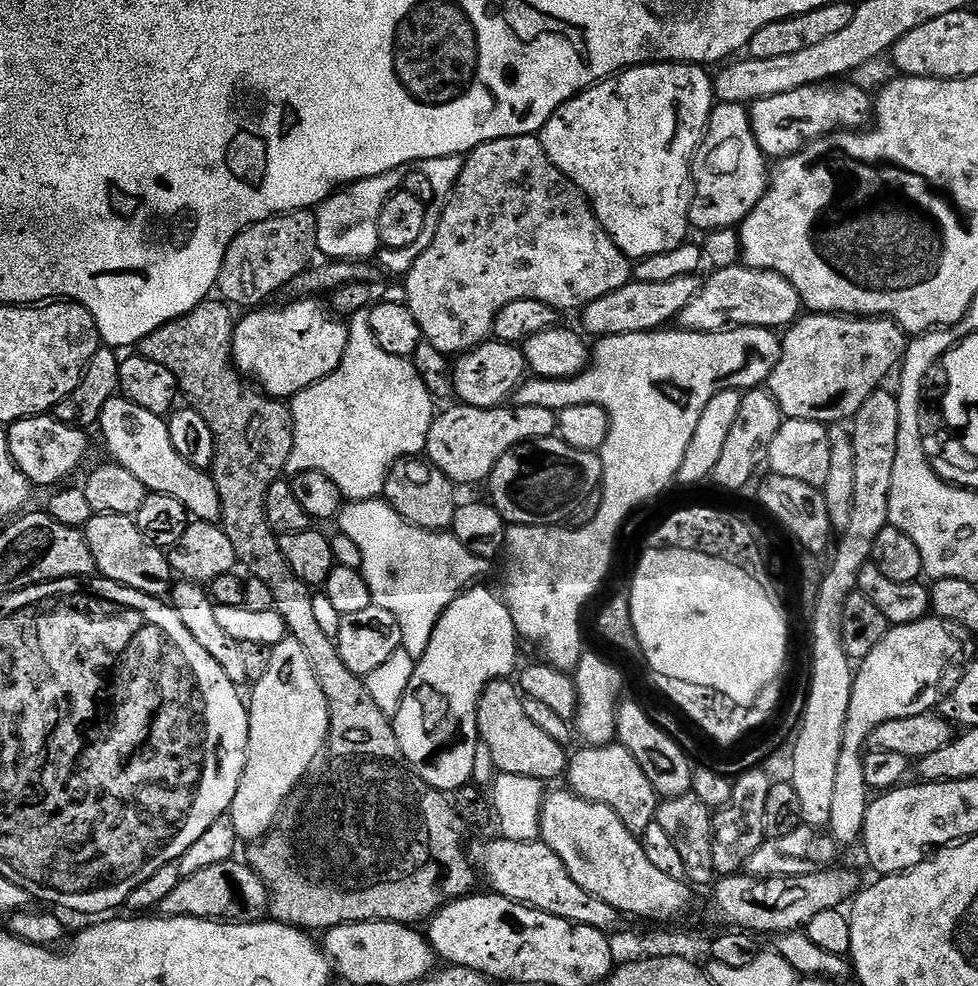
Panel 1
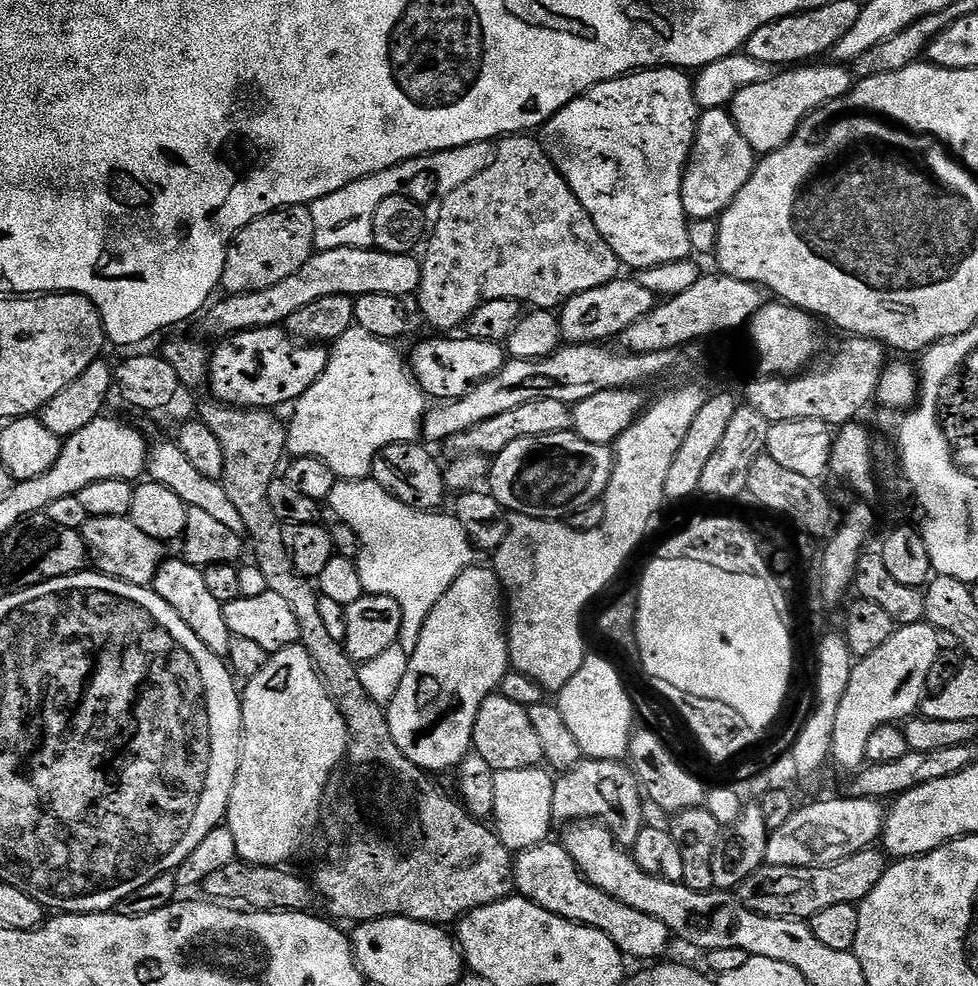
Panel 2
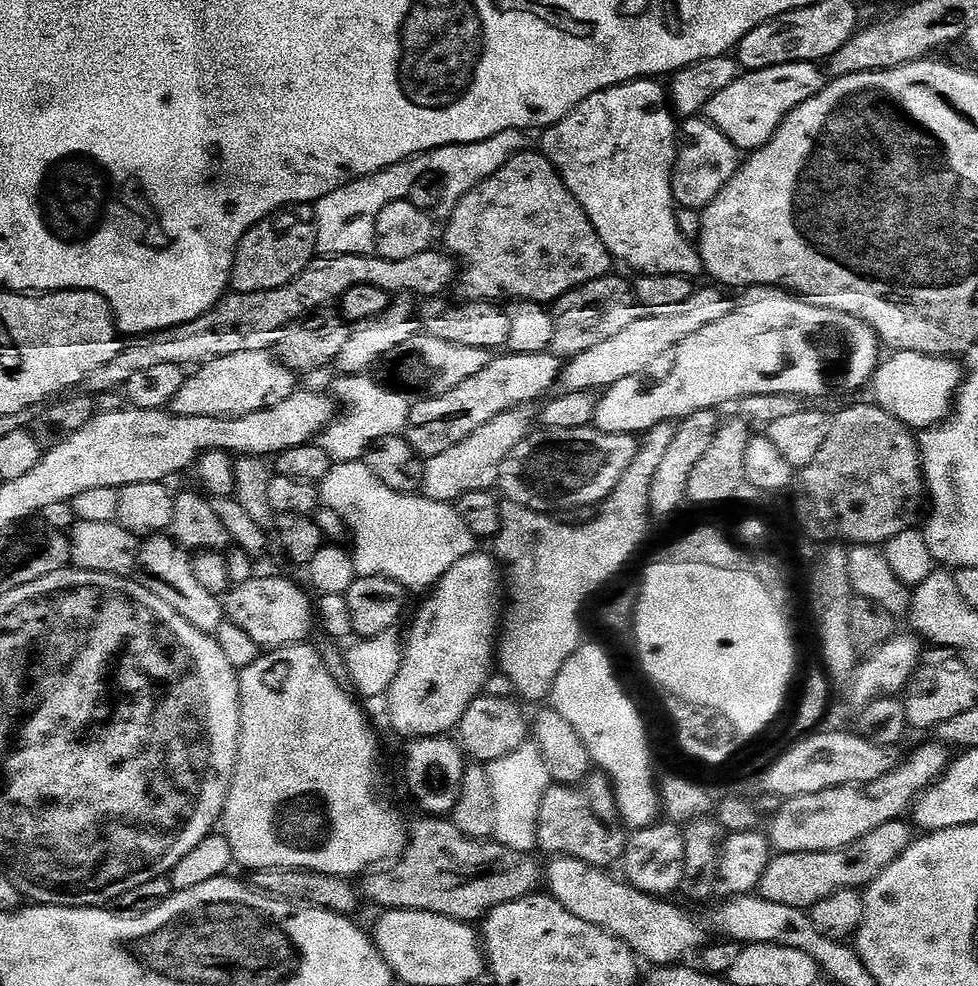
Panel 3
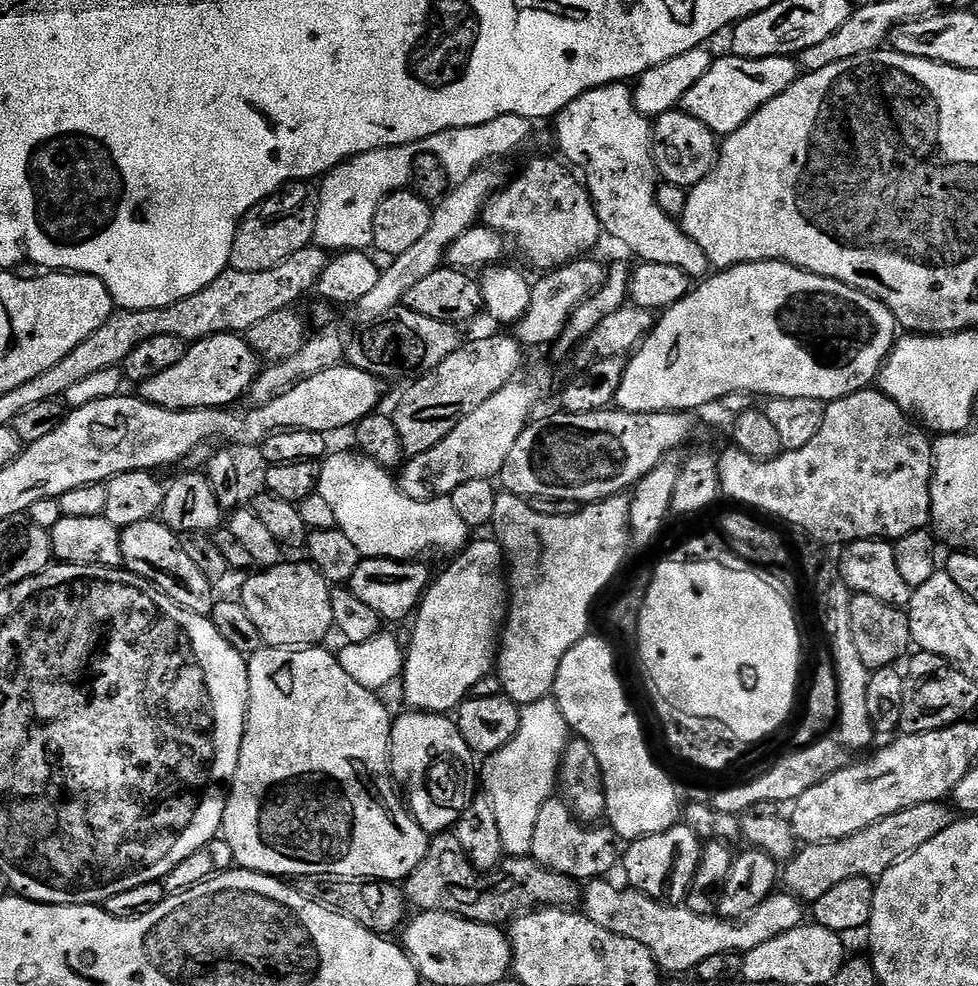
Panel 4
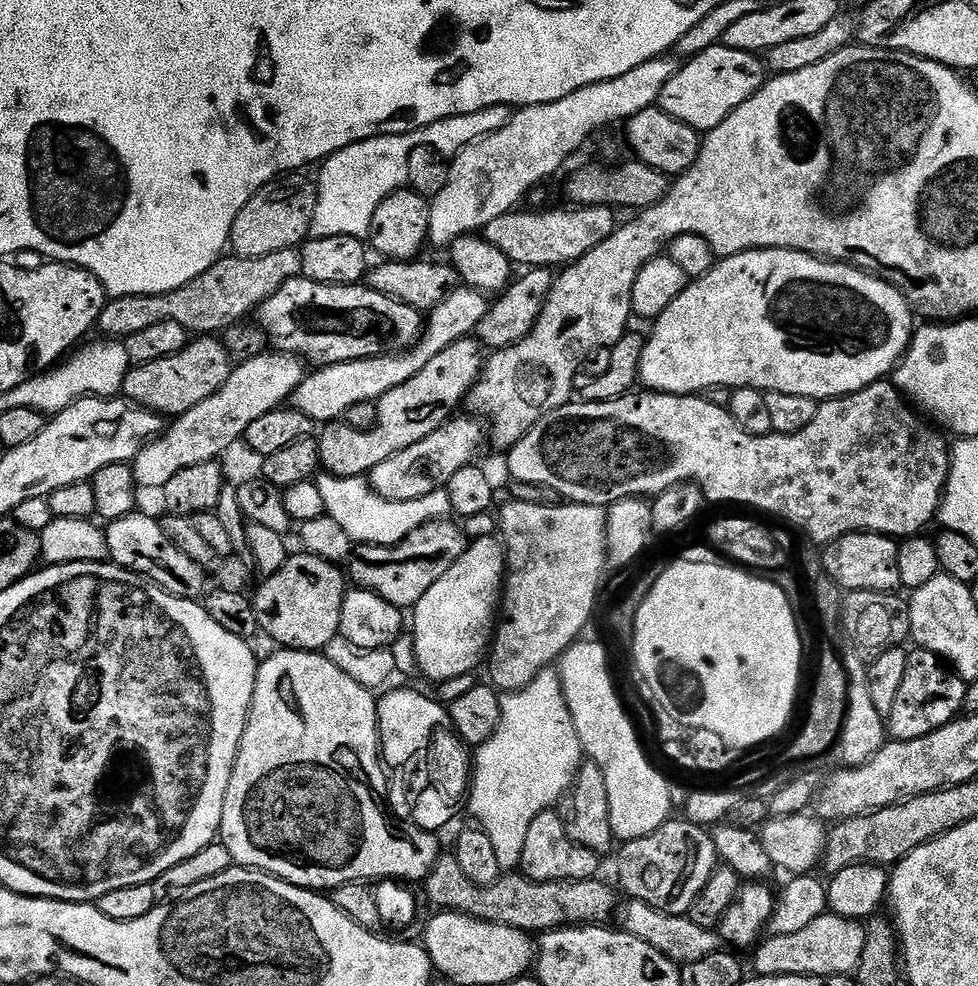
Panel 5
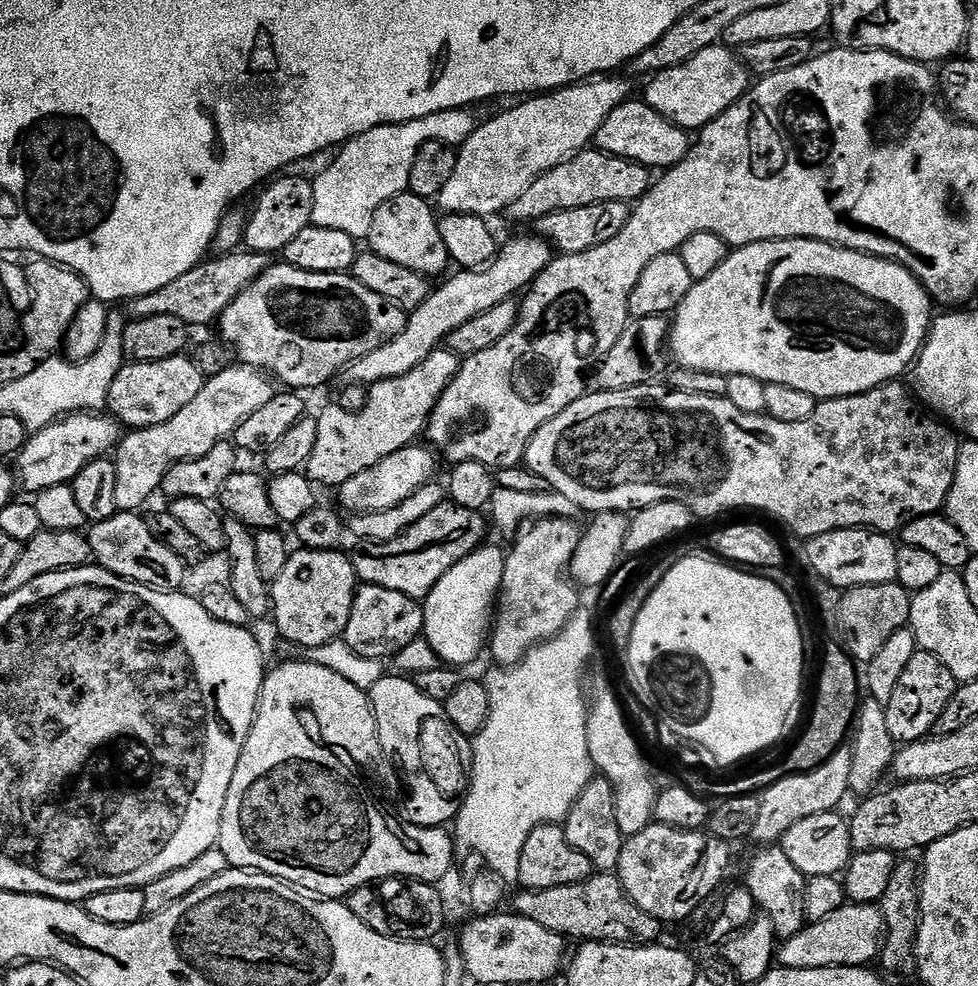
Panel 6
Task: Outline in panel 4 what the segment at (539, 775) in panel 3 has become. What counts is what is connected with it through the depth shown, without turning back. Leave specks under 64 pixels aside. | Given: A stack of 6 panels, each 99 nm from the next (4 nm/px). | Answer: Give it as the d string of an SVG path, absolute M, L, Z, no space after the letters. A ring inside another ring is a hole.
M552 698L525 704L520 708L518 734L502 750L487 757L482 764L482 788L492 804L497 818L505 853L512 858L524 858L534 842L534 822L538 822L538 810L553 799L558 784L560 762L568 749L570 729L562 710Z

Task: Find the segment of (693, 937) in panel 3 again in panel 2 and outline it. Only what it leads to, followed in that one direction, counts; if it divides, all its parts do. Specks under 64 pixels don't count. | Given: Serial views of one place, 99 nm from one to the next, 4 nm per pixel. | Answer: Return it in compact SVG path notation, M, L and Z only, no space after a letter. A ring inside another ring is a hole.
M545 842L515 853L515 891L525 900L533 900L538 906L572 920L575 924L602 930L602 934L606 934L620 947L625 957L644 960L640 962L652 962L663 957L660 955L667 950L670 941L668 927L658 922L658 918L642 910L634 910L634 906L628 906L626 902L598 890L598 886L581 876L580 868L572 861L563 843L552 843Z

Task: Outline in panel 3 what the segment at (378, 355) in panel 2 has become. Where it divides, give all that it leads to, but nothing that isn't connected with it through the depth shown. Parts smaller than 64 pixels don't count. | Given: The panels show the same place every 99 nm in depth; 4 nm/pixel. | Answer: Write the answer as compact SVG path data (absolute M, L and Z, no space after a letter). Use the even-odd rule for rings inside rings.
M364 374L354 375L358 376L342 376L337 380L335 399L342 402L344 414L337 415L318 438L320 447L327 450L328 456L337 463L361 459L369 445L378 438L401 435L409 425L409 400L366 376L360 376Z

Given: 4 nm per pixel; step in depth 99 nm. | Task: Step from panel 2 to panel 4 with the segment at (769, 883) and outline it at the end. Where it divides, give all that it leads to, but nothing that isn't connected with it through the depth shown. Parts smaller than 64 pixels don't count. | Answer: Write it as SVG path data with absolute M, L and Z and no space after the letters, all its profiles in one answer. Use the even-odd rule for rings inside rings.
M944 802L910 806L910 810L890 814L890 818L882 818L874 822L874 826L866 826L866 830L858 834L850 834L846 838L831 840L825 844L804 844L783 865L783 887L802 902L814 902L822 898L822 894L834 890L838 882L846 882L859 876L878 878L899 860L914 854L914 850L926 846L926 842L930 842L932 838L938 838L938 834L942 834L954 823L953 809L948 809L948 806Z

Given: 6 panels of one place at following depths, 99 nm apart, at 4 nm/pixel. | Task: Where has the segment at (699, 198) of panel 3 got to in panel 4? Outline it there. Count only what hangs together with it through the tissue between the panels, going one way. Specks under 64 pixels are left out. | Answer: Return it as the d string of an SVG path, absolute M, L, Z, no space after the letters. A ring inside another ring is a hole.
M673 110L655 117L652 157L656 163L659 179L666 184L682 186L686 190L693 188L711 174L716 166L718 155L718 137L698 118L683 110Z

